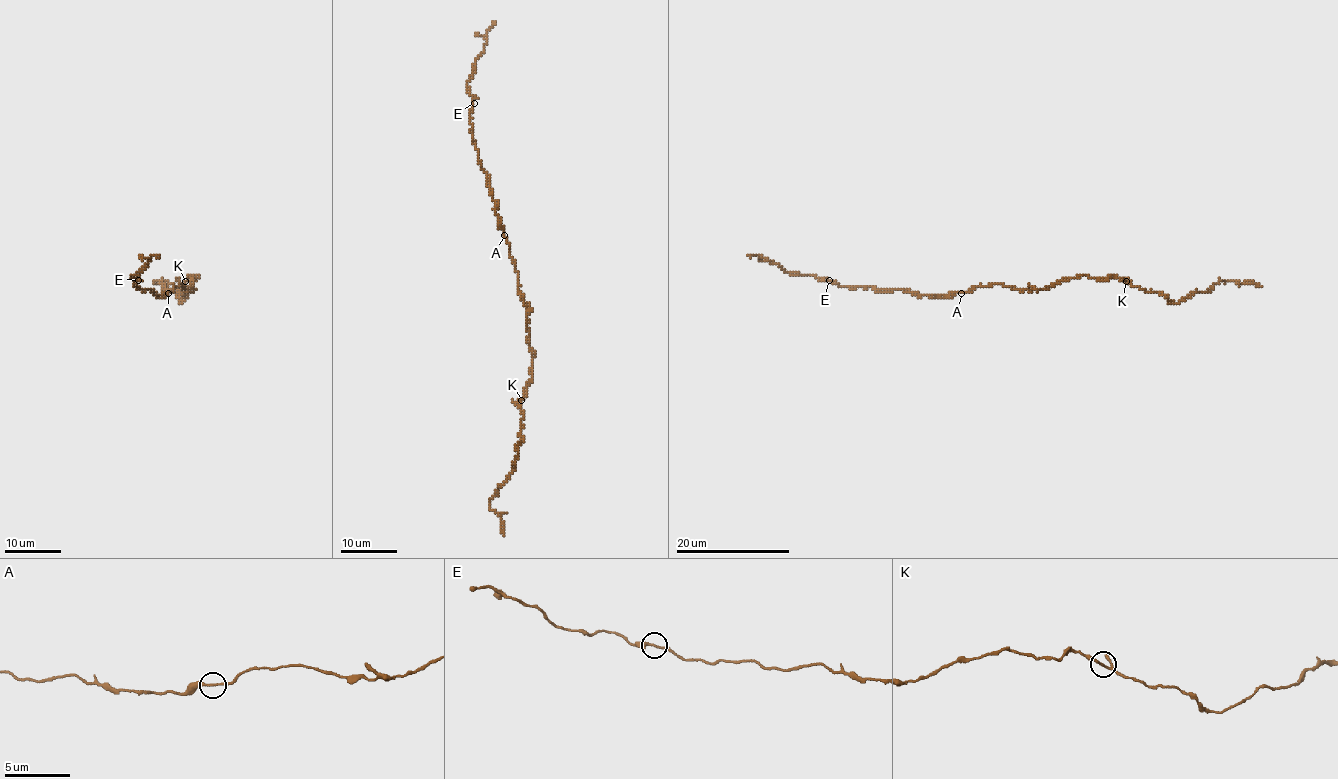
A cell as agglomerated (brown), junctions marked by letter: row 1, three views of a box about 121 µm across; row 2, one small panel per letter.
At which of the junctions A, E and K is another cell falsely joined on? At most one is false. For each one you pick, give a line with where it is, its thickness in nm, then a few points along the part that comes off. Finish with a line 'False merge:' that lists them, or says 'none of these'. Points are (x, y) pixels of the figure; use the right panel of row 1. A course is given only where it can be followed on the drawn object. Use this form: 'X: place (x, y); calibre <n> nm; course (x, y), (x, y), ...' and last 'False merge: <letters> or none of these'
E: place (829, 280); calibre 170 nm; course (829, 280), (786, 273), (767, 259), (748, 254)
False merge: E

